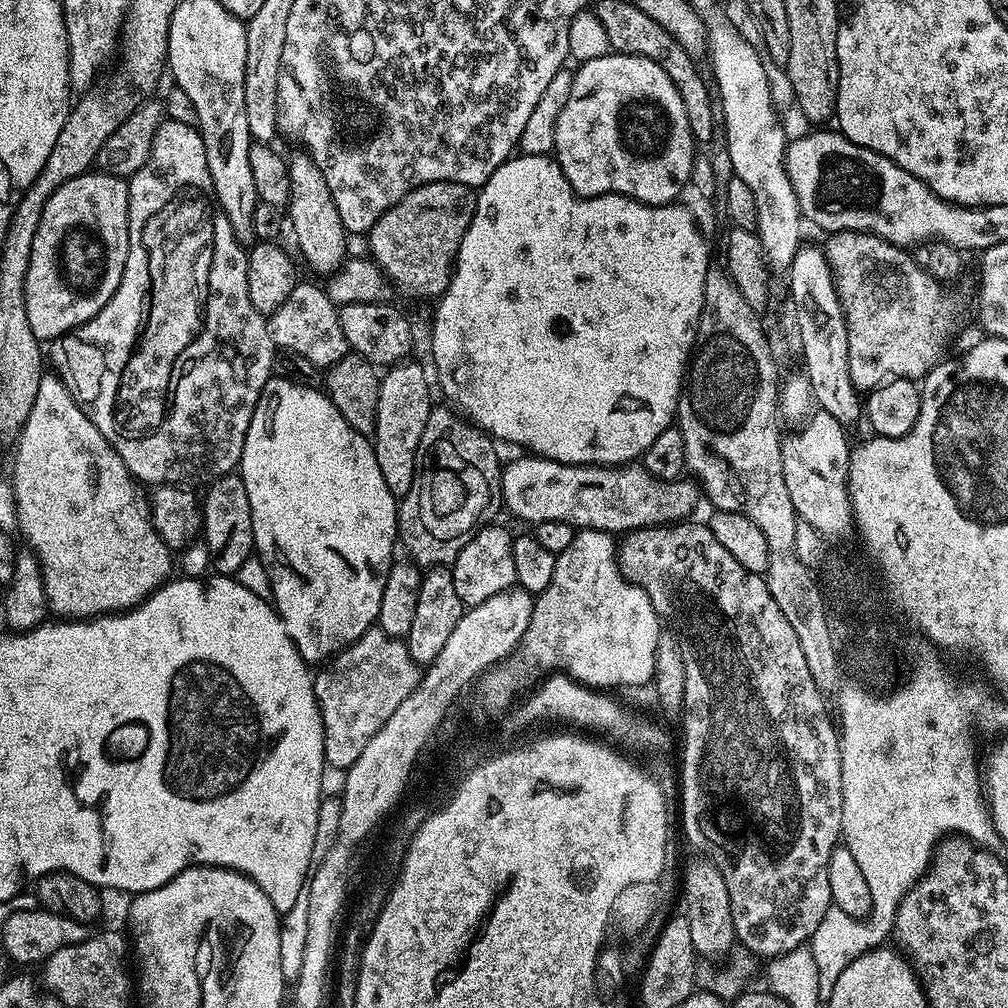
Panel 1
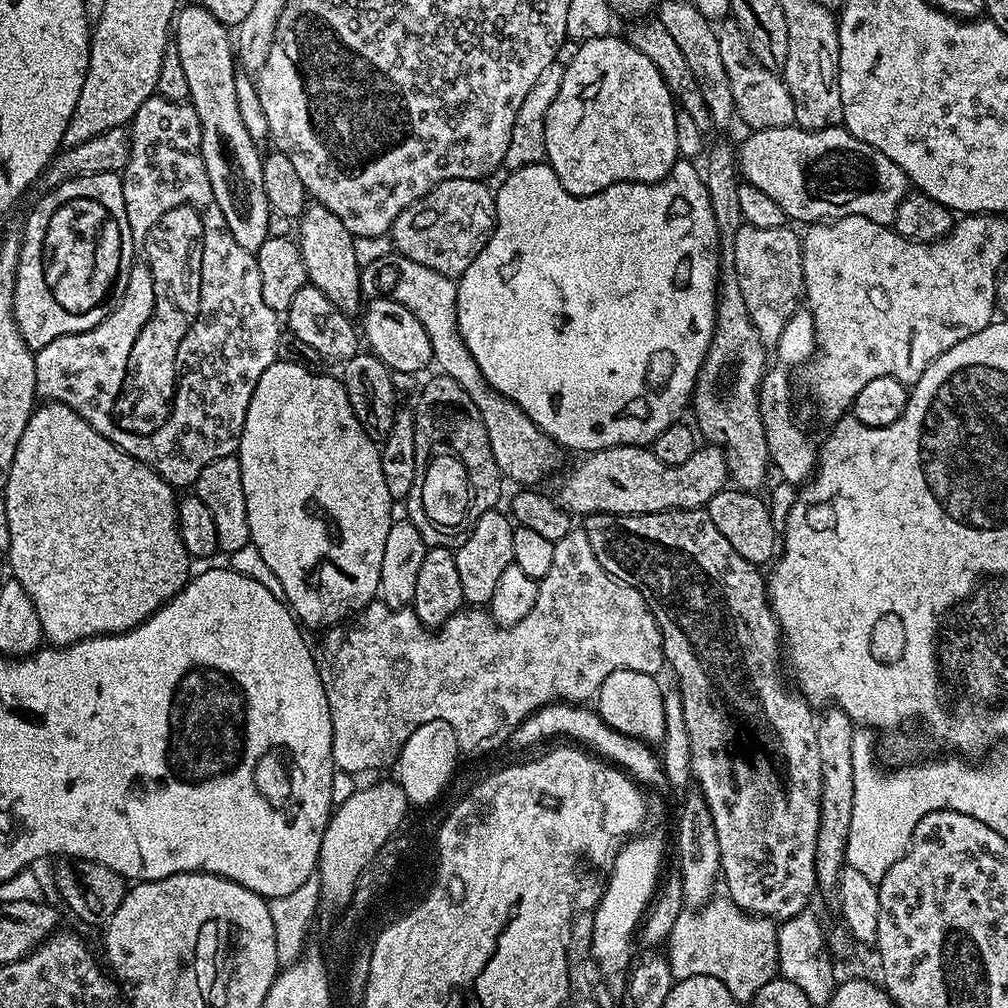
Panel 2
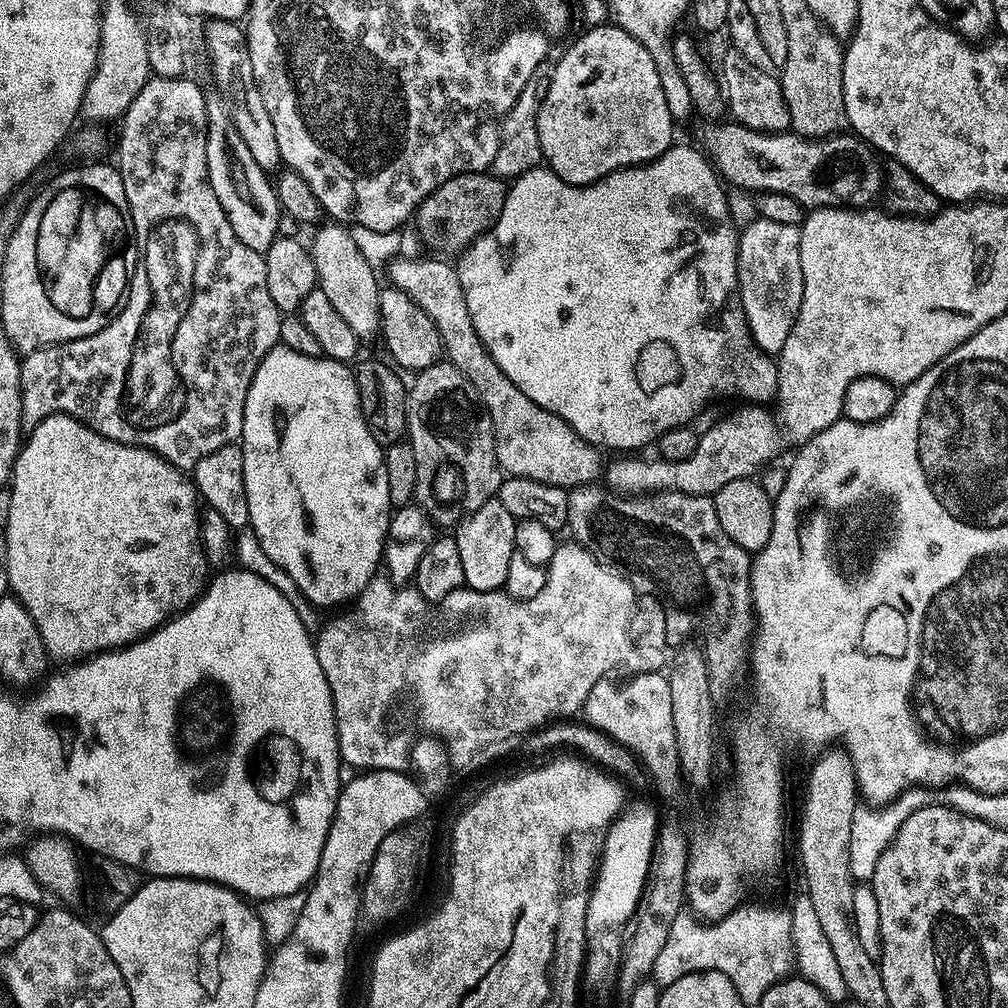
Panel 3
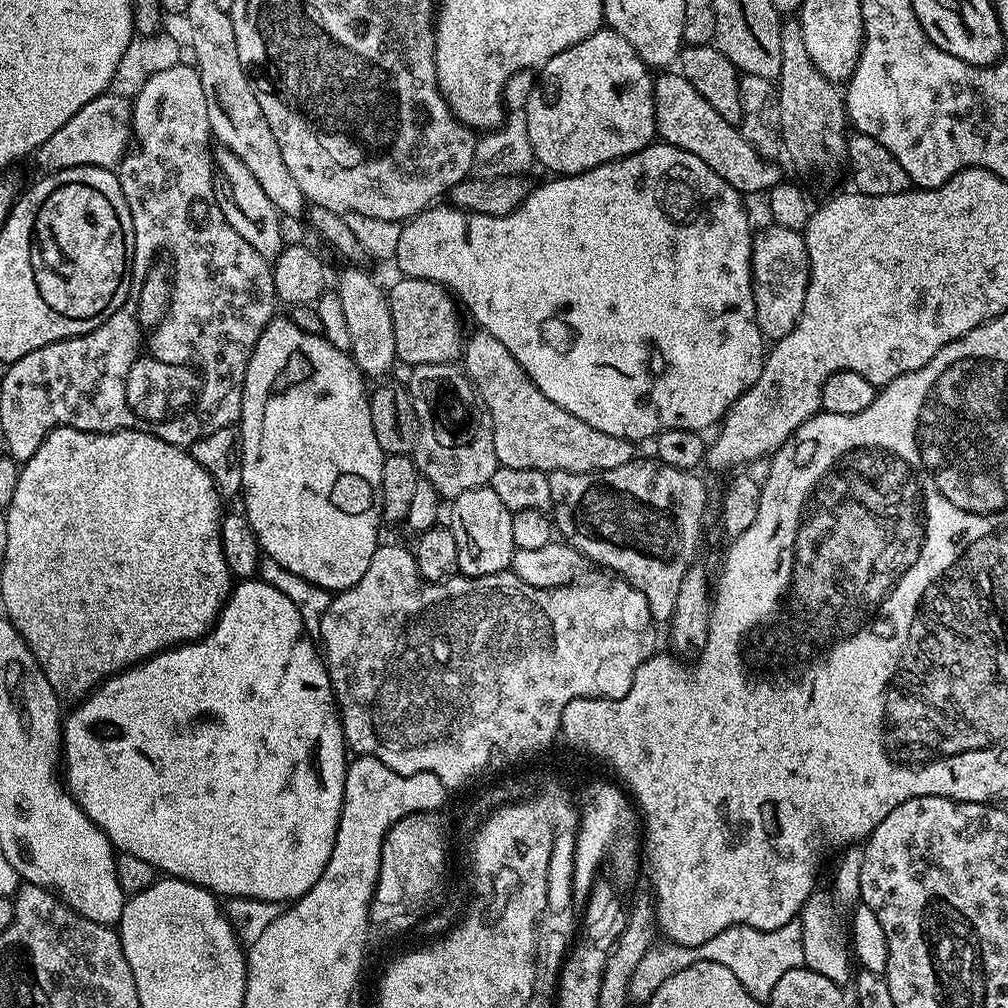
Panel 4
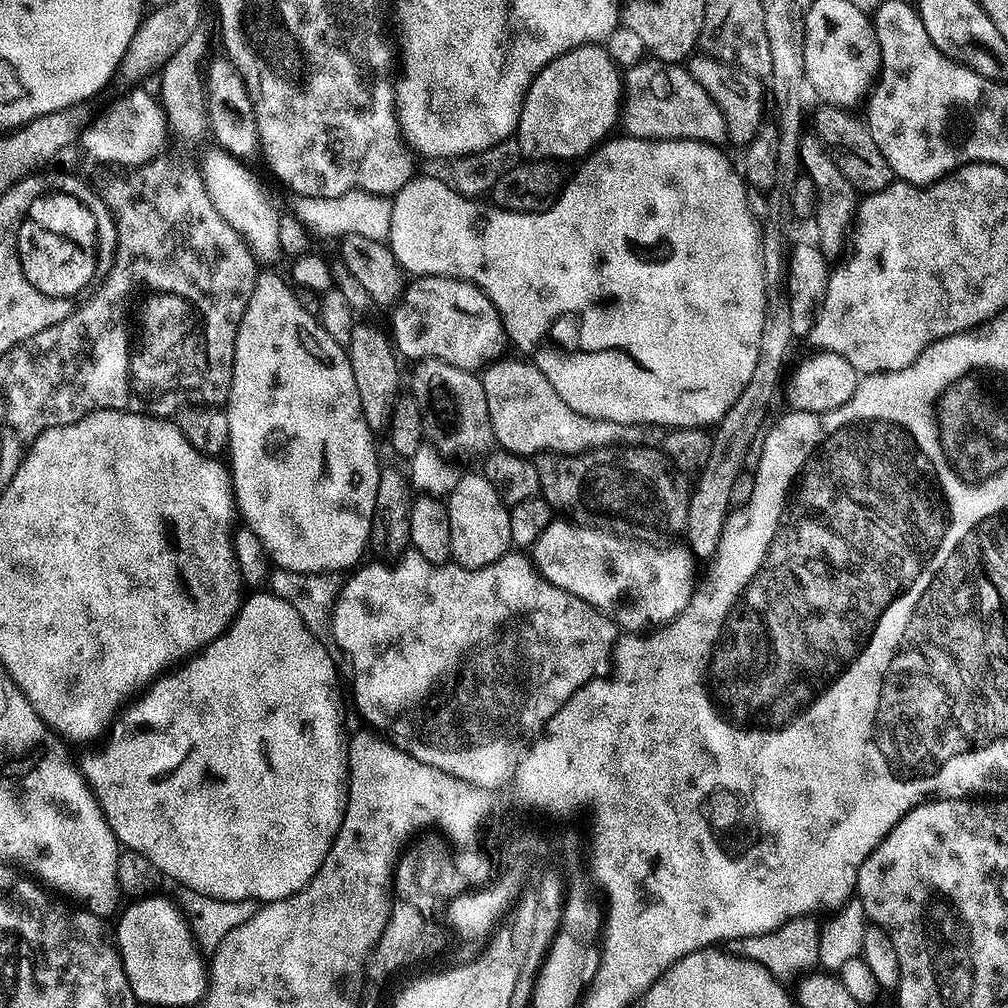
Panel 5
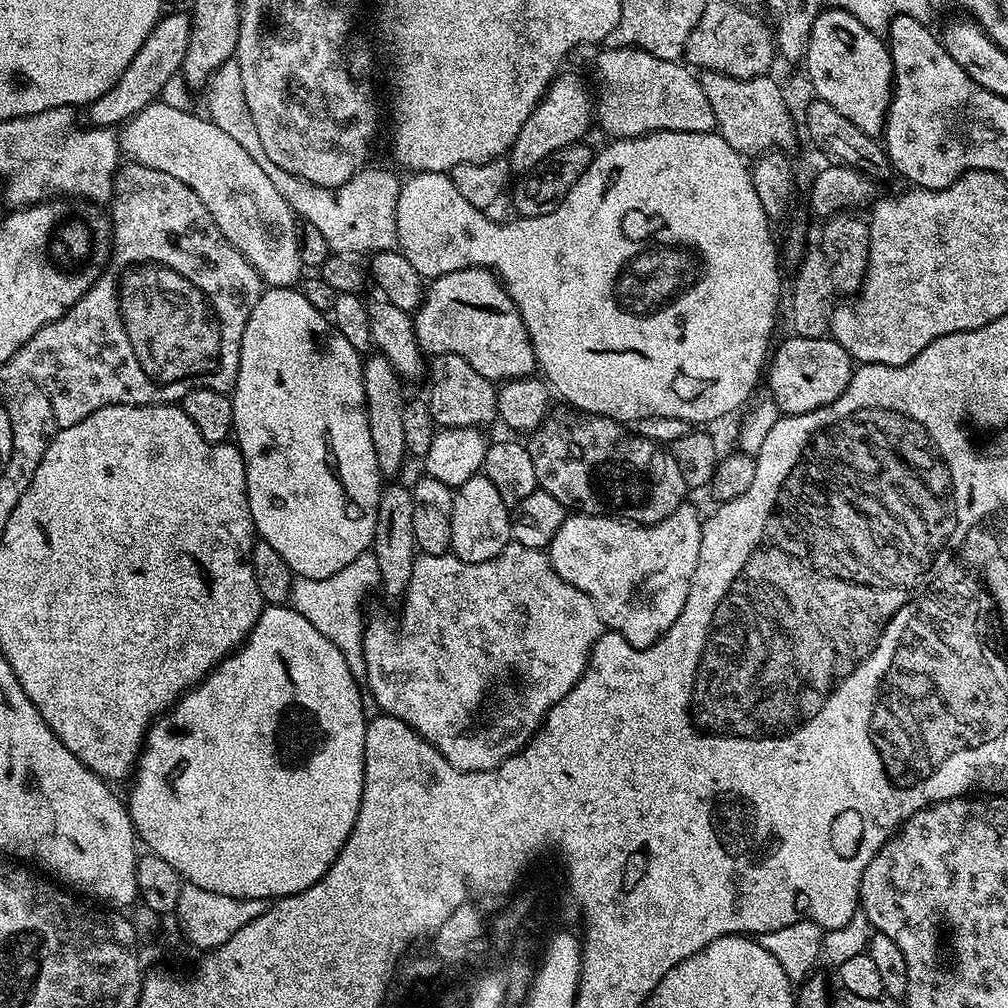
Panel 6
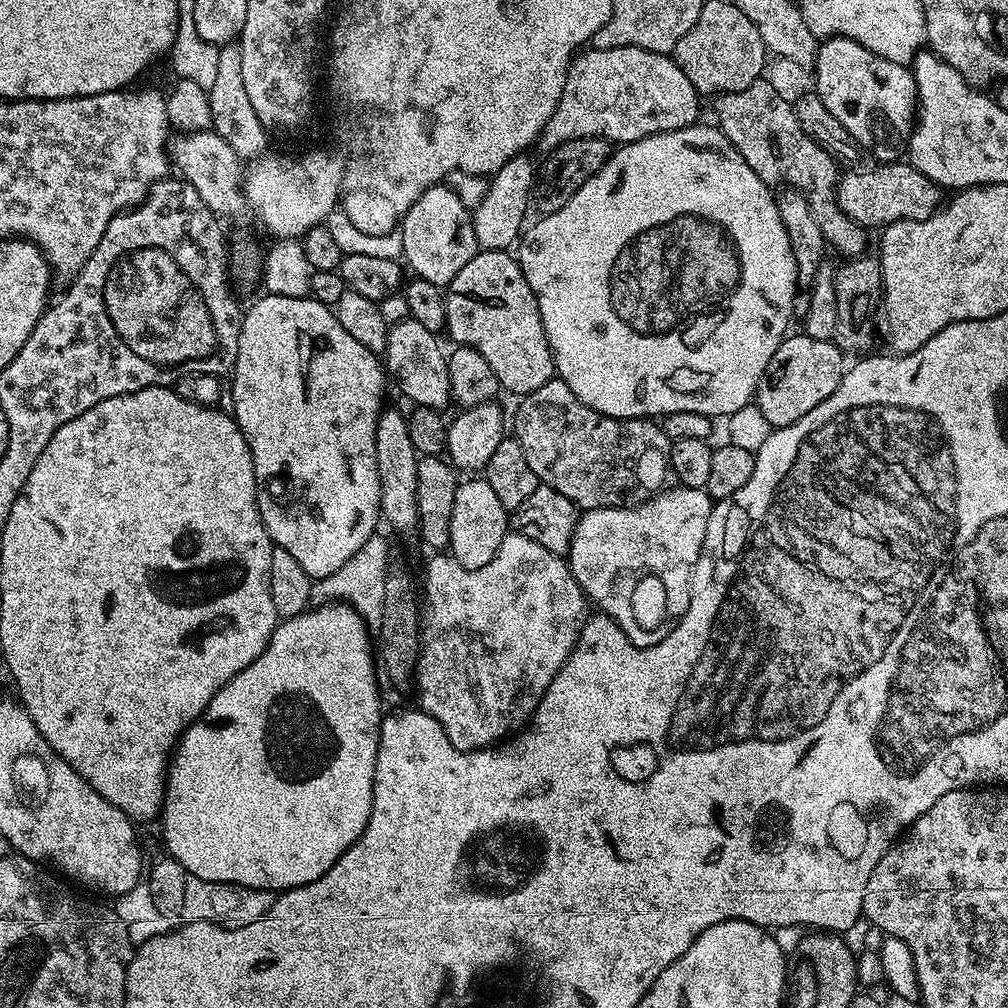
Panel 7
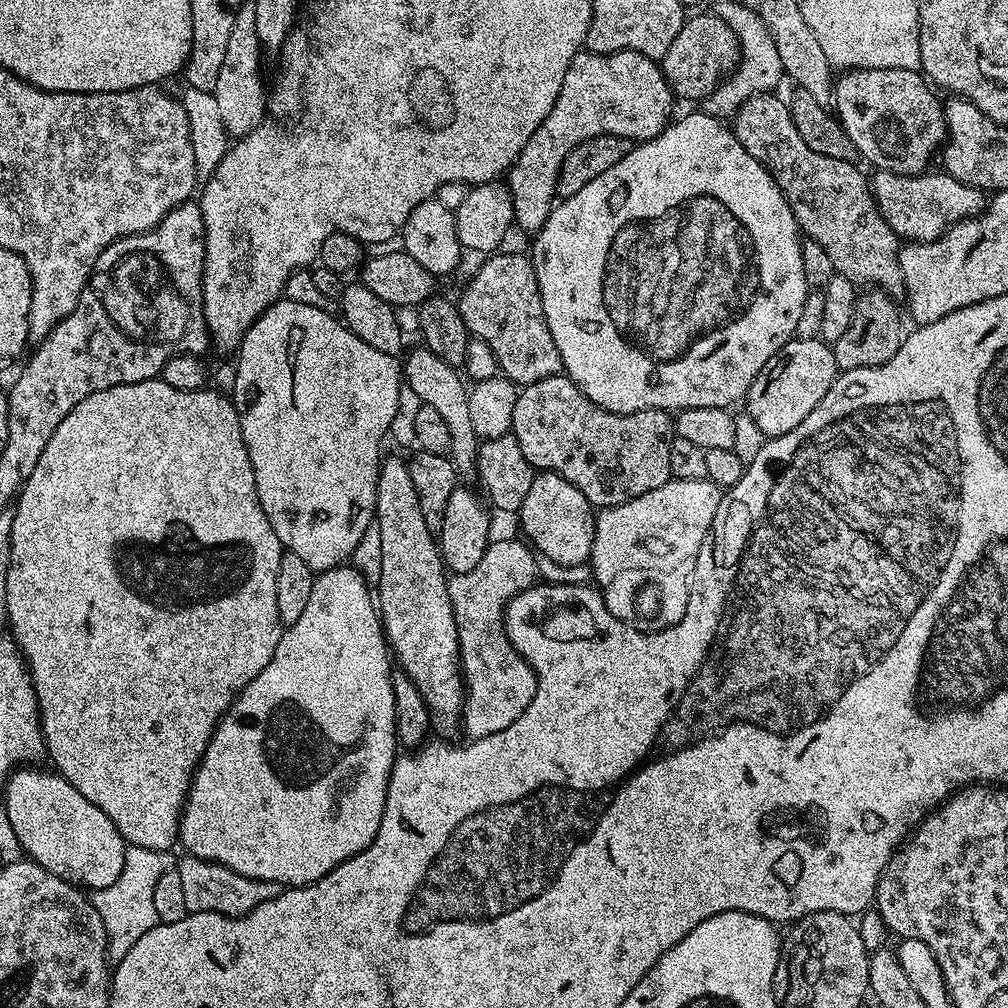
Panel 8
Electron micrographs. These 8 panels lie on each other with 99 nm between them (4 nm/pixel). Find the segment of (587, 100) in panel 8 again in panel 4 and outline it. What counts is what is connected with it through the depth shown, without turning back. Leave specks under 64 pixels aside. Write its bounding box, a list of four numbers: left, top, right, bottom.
[655,70,782,193]

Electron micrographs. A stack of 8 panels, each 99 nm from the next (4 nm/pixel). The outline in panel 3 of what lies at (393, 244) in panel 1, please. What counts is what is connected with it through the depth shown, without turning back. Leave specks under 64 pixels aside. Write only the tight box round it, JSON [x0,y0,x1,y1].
[414,172,507,252]

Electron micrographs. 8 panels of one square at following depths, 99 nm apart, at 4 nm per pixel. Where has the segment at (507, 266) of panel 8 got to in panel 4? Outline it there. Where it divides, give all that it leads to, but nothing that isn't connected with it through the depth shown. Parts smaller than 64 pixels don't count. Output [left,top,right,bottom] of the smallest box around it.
[387,276,462,365]

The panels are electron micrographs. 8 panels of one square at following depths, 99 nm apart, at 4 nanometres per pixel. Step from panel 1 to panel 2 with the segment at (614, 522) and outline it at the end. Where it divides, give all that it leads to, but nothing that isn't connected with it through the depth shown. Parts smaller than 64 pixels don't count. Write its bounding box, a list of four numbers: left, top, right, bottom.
[560,444,729,517]

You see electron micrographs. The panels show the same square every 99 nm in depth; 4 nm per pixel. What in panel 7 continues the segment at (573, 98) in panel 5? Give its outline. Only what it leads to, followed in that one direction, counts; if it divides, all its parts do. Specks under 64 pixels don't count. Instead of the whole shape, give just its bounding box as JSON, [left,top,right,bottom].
[472,154,534,252]

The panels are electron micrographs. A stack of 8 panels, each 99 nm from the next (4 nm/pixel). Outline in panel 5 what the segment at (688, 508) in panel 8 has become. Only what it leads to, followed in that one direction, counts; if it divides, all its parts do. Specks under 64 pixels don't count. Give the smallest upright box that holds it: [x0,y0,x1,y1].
[530,518,694,630]

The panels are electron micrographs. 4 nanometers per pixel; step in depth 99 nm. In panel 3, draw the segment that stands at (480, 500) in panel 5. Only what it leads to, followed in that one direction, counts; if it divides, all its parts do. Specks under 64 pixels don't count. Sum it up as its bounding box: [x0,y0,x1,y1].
[454,498,516,592]

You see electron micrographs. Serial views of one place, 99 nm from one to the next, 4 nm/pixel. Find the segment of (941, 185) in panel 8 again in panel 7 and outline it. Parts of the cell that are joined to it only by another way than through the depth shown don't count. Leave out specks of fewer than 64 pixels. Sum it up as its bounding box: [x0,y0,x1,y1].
[836,161,941,230]

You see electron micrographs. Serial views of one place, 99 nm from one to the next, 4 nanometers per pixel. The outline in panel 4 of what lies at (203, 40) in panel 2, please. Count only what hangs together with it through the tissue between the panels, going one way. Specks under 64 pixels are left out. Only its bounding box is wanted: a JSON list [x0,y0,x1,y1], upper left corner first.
[213,148,284,261]

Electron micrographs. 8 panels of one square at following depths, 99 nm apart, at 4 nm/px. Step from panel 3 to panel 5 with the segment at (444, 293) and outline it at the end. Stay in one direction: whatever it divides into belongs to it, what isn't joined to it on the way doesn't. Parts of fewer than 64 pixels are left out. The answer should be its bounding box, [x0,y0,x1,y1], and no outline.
[480,358,665,458]

